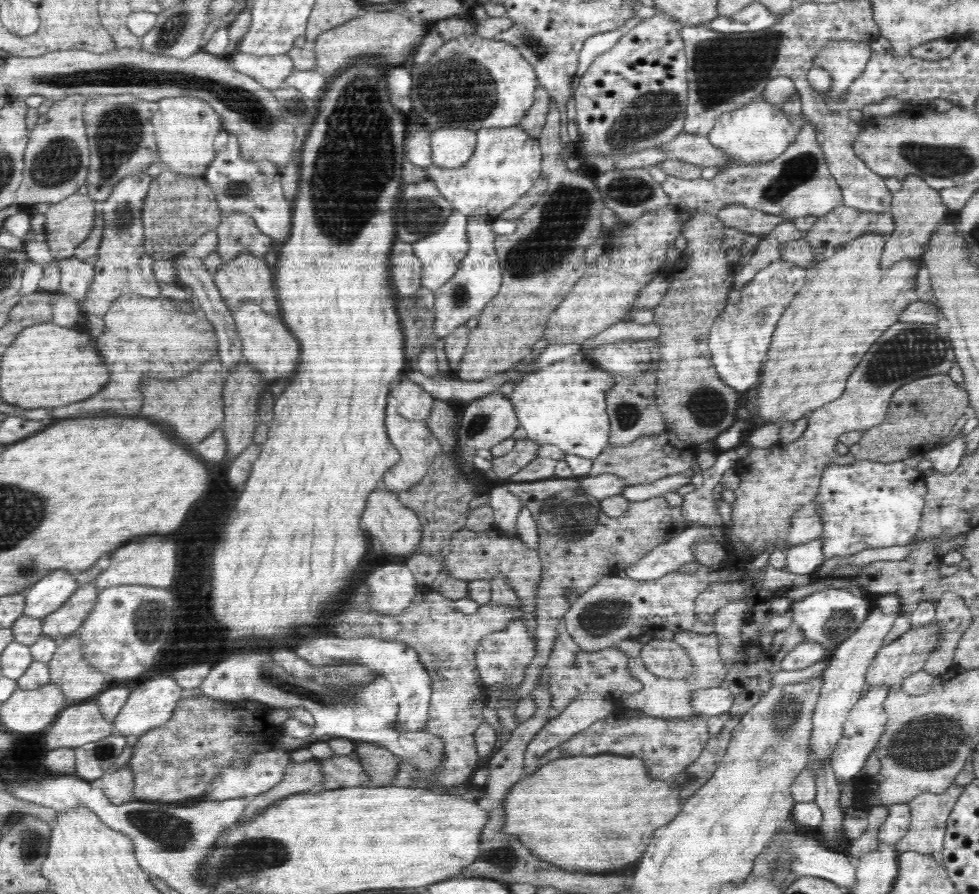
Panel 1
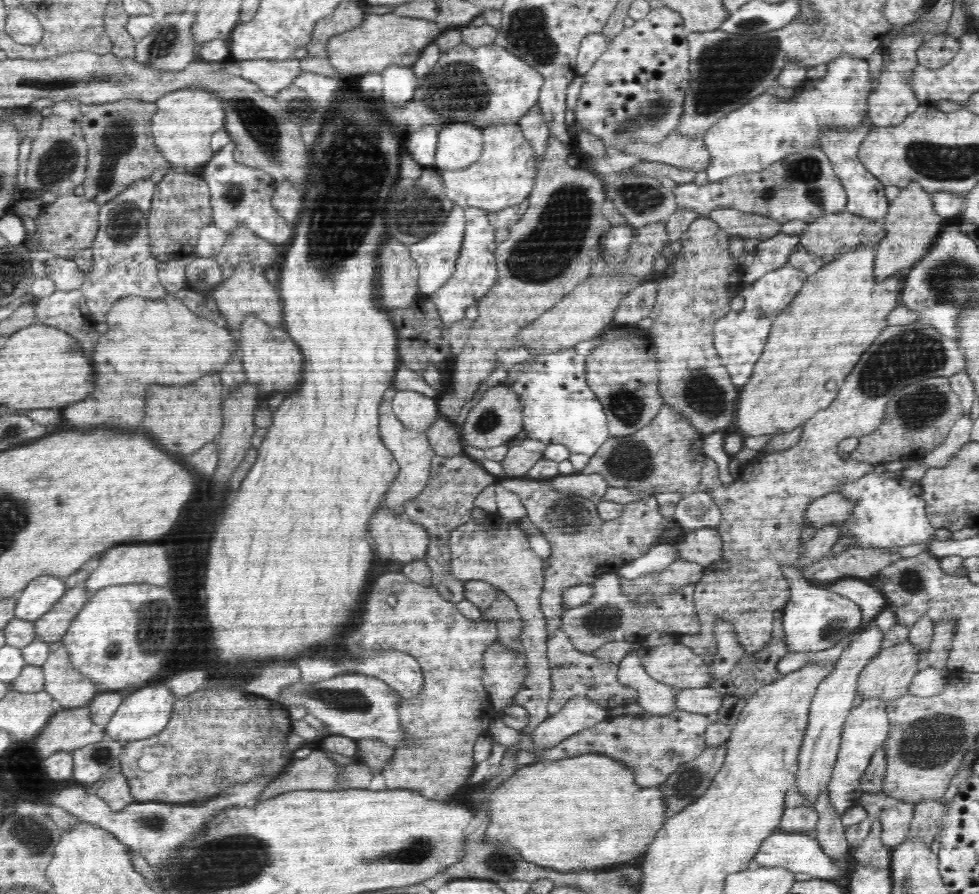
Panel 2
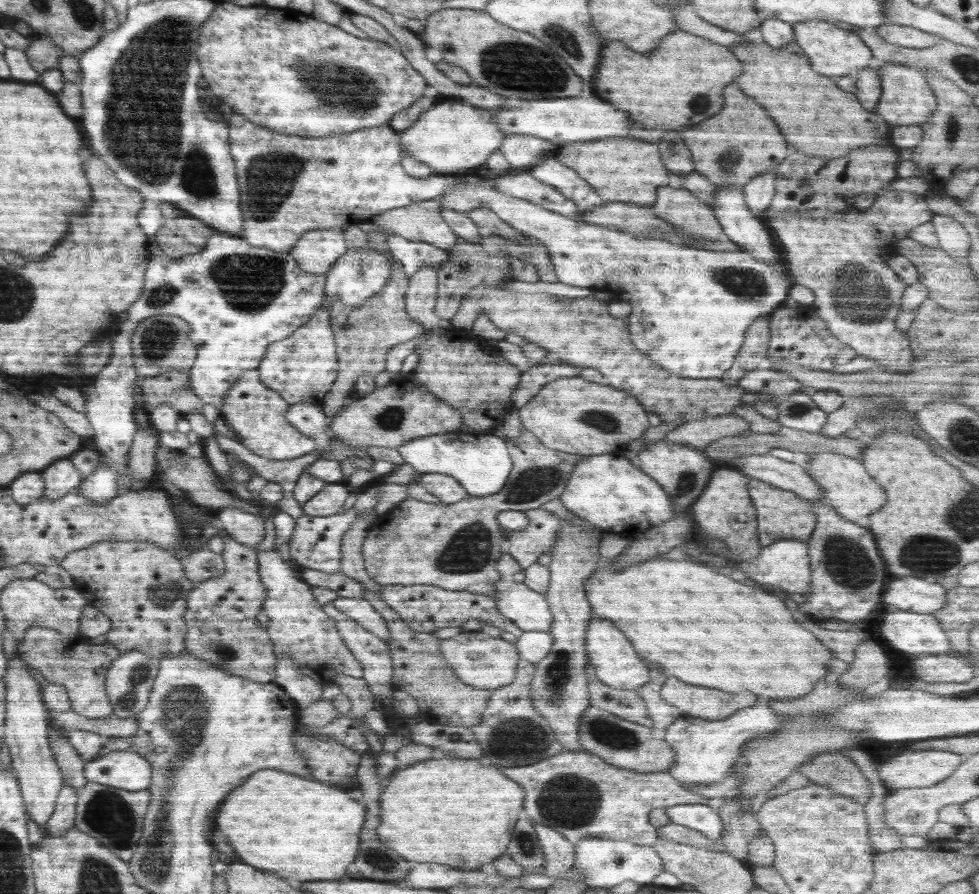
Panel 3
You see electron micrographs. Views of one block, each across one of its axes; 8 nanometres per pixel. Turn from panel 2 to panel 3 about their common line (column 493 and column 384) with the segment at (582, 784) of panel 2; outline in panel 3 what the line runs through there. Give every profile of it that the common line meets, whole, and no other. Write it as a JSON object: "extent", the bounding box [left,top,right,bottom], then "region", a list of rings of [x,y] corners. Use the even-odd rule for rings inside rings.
{"extent":[378,756,526,870],"region":[[[449,756],[437,758],[444,760],[420,762],[390,776],[390,783],[380,796],[382,826],[378,826],[378,836],[406,860],[440,862],[462,870],[478,869],[478,866],[490,864],[494,858],[506,855],[514,824],[524,817],[520,812],[523,814],[525,811],[526,791],[518,782],[506,778],[500,768],[480,766],[479,760]]]}

